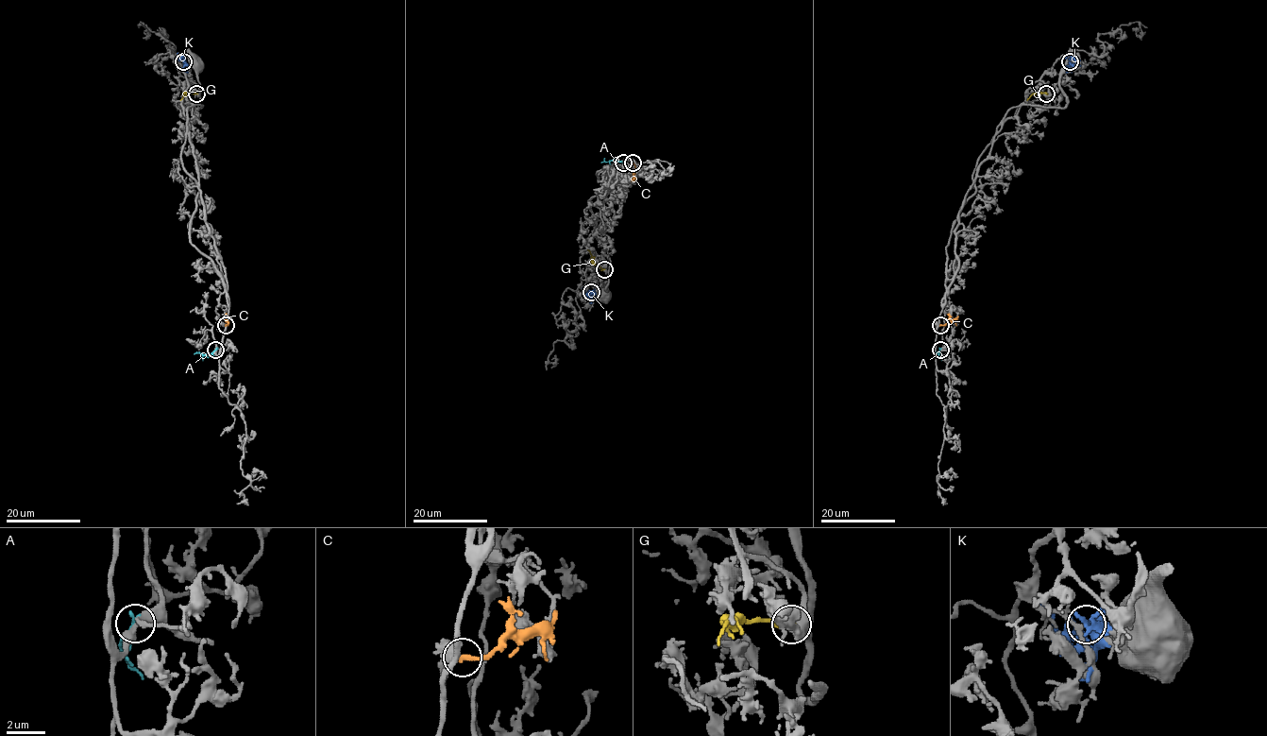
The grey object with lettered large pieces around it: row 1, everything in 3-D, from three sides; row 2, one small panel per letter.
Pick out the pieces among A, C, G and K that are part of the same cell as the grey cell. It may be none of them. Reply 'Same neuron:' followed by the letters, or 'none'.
Same neuron: C

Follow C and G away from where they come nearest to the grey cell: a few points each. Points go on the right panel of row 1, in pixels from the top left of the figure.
C: (940, 325), (957, 316)
G: (1046, 94), (1034, 93), (1026, 100)

